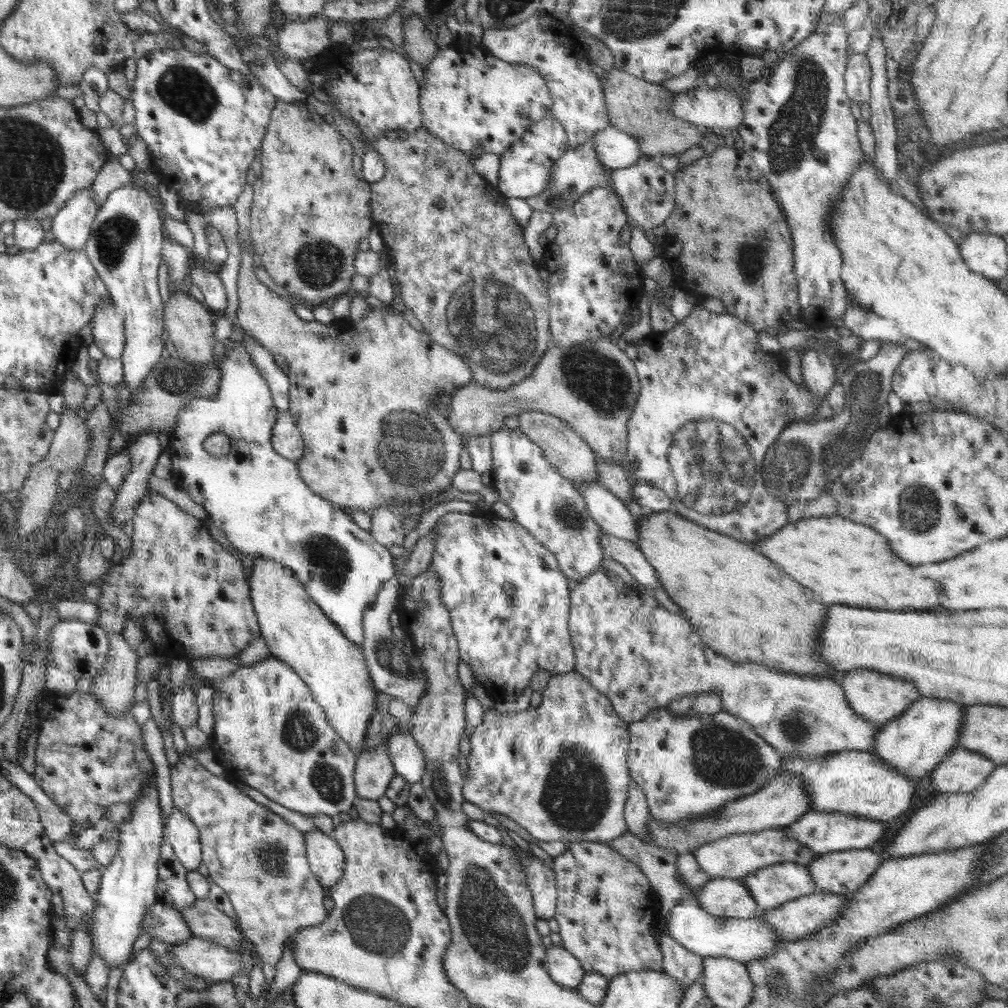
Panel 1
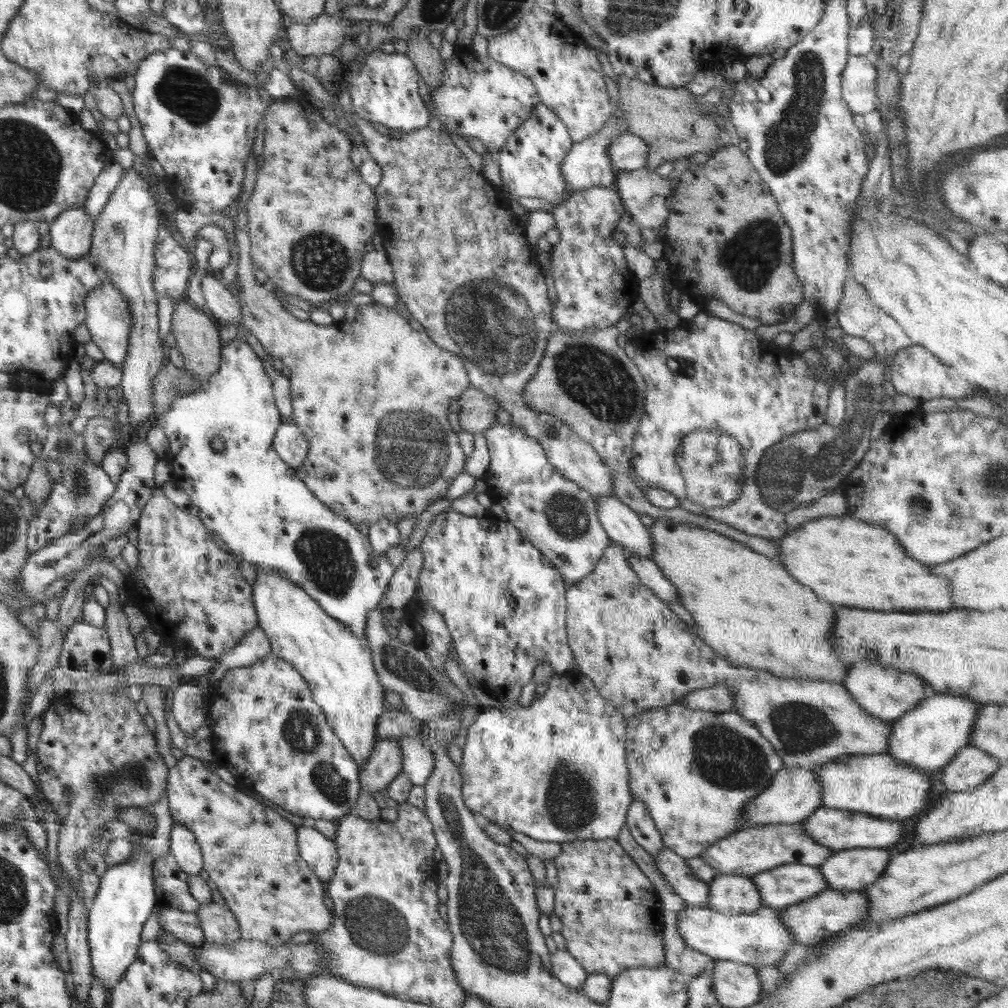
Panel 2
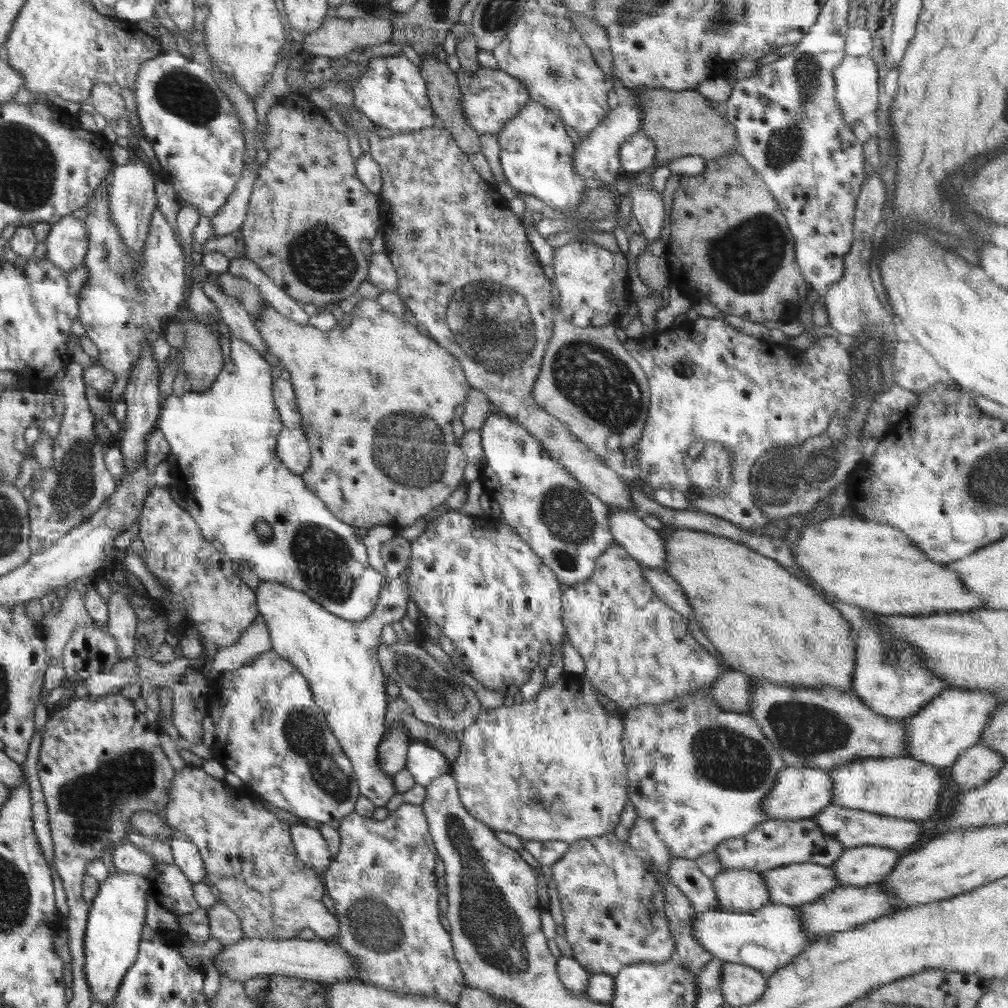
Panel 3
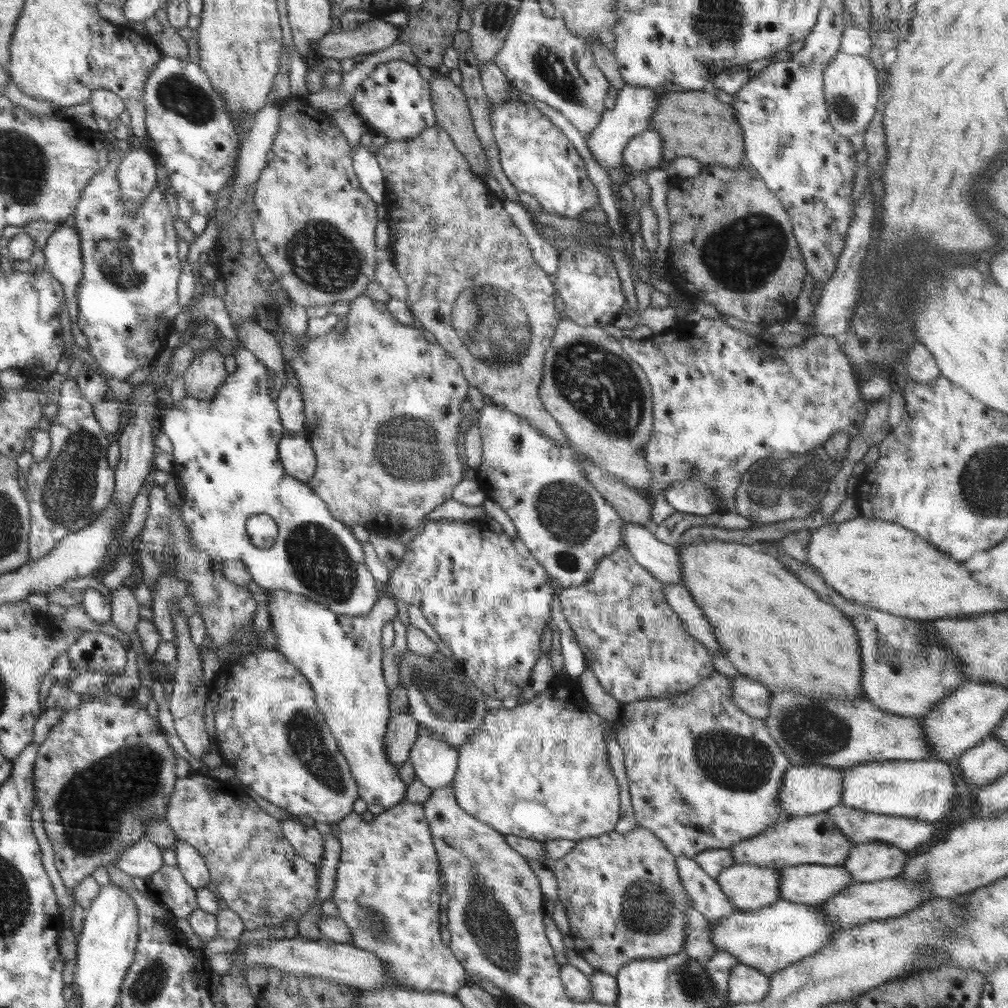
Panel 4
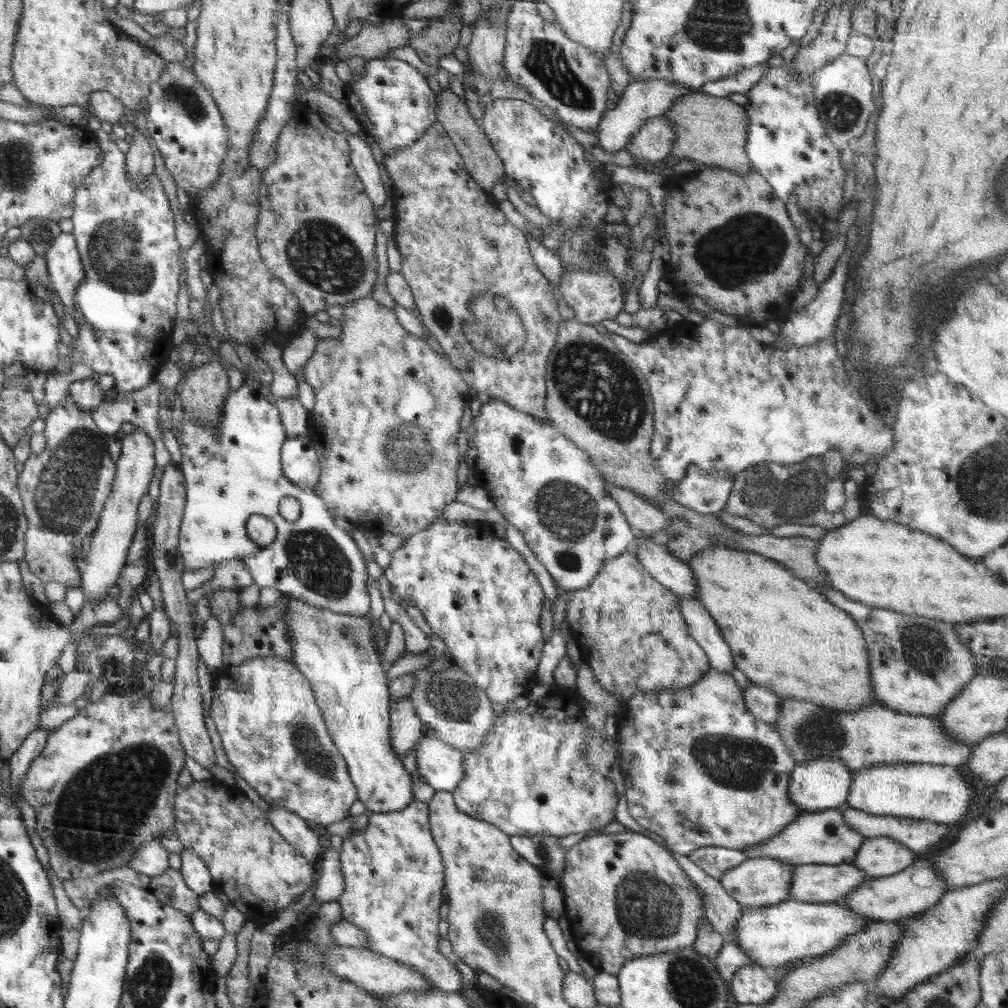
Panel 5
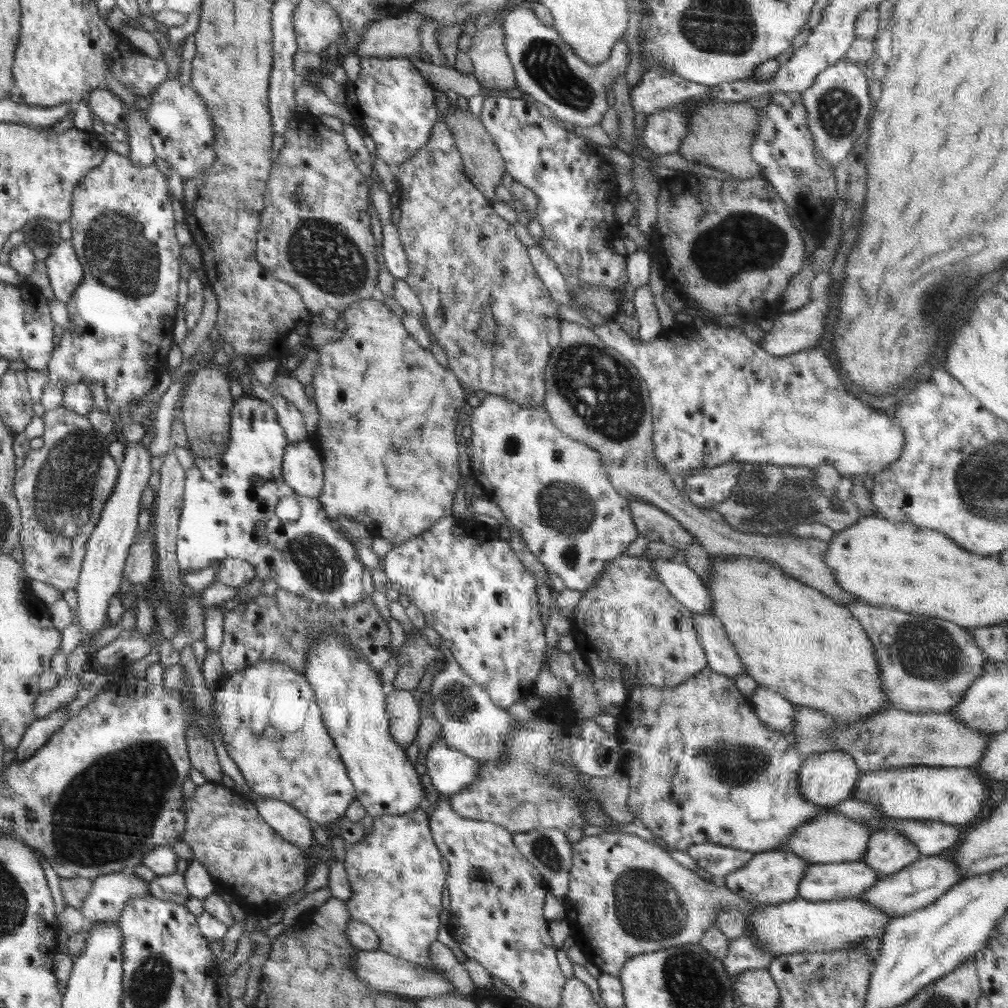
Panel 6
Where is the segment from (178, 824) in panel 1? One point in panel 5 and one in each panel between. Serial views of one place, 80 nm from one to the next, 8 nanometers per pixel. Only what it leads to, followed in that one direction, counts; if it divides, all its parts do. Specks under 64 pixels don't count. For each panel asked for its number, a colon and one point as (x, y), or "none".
2: (183, 845)
3: (185, 853)
4: (189, 861)
5: (196, 874)

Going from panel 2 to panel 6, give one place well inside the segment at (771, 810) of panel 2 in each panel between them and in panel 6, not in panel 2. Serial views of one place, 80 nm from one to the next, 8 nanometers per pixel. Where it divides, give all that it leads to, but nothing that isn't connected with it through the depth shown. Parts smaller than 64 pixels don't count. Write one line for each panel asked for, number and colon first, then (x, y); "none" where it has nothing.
3: (798, 792)
4: (805, 790)
5: (822, 784)
6: (826, 779)

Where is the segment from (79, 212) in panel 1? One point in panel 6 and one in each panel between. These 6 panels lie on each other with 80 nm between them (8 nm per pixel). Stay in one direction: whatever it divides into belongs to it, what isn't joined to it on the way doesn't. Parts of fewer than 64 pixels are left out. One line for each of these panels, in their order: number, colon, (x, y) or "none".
2: (71, 232)
3: (67, 242)
4: (64, 259)
5: (66, 271)
6: (65, 272)

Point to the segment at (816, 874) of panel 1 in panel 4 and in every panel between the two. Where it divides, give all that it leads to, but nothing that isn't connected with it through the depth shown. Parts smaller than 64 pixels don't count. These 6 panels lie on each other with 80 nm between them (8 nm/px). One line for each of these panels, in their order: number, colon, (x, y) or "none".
2: (850, 869)
3: (859, 866)
4: (871, 861)

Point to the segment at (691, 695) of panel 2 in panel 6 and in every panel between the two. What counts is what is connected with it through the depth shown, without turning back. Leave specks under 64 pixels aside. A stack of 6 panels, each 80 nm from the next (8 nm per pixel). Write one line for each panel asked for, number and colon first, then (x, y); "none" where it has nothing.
3: (732, 690)
4: (749, 695)
5: (761, 701)
6: (772, 708)

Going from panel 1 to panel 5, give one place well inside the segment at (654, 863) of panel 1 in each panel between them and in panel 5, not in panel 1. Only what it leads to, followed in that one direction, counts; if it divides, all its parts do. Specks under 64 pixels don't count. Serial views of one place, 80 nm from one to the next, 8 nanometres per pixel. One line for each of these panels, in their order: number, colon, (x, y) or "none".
2: (694, 892)
3: (683, 872)
4: (705, 893)
5: (721, 910)

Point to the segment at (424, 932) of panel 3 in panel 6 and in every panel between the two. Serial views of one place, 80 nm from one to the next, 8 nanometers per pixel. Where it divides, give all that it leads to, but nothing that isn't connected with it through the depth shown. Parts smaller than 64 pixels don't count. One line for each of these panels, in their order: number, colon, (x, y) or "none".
4: (387, 885)
5: (393, 874)
6: (395, 872)

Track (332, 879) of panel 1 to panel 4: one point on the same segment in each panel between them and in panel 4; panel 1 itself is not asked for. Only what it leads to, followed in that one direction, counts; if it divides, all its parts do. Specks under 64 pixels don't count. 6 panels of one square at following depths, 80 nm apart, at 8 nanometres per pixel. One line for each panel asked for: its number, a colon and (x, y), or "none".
2: (321, 854)
3: (312, 847)
4: (308, 843)

